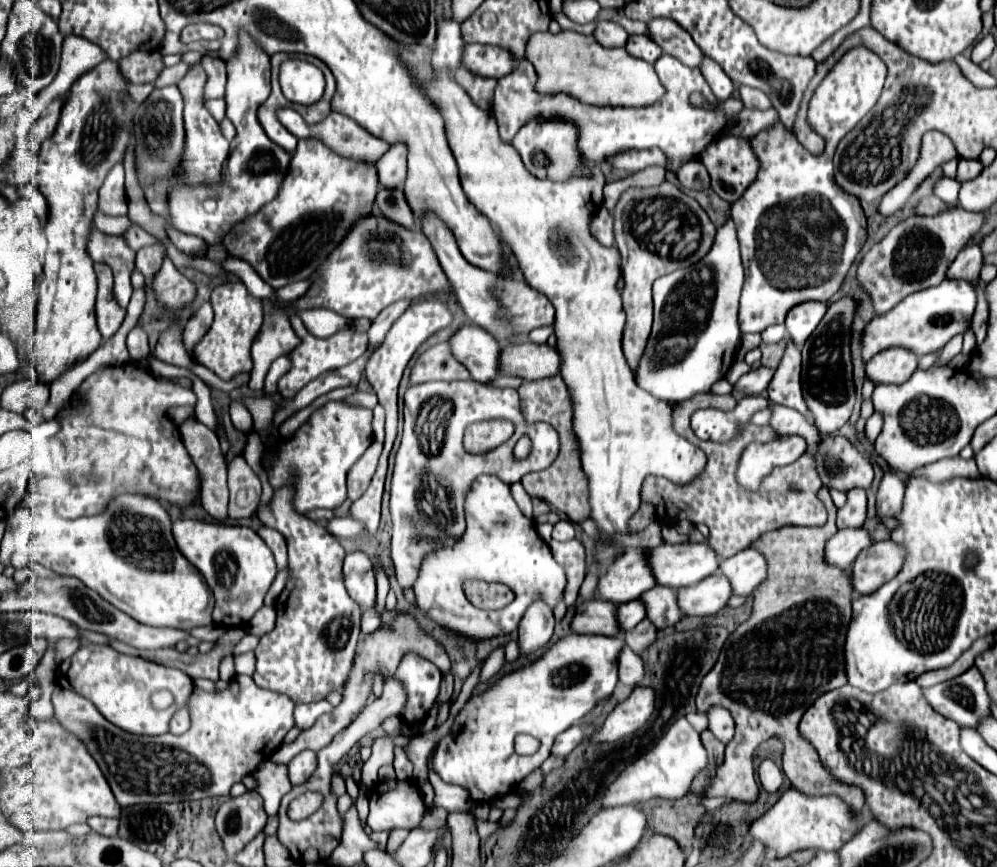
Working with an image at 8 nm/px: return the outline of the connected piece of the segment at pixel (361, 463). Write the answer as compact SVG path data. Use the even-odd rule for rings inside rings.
M373 440L373 444L365 450L365 454L351 466L351 470L347 474L347 488L349 488L349 498L351 500L359 498L367 490L367 486L371 482L371 476L377 470L377 460L379 460L381 448L383 448L383 444Z

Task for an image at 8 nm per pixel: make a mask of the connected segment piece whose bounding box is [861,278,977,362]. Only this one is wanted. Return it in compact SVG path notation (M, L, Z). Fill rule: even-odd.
M947 280L939 286L931 286L903 298L893 310L883 316L875 316L863 330L861 360L867 362L875 354L889 348L905 348L917 356L939 352L955 334L963 332L973 316L977 294L965 280Z

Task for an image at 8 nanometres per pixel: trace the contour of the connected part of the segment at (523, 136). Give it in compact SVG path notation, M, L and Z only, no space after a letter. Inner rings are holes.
M531 120L517 132L517 136L513 138L513 146L521 154L523 164L529 170L529 174L537 178L563 182L565 178L569 178L571 174L575 174L579 168L585 166L585 162L581 160L577 152L577 128L561 120L549 120L549 122Z

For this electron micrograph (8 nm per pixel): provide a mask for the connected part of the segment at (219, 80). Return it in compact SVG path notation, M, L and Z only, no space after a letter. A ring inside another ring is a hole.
M203 56L201 66L205 68L207 76L211 78L211 98L223 98L225 96L225 80L227 80L225 62L215 60L211 56Z

